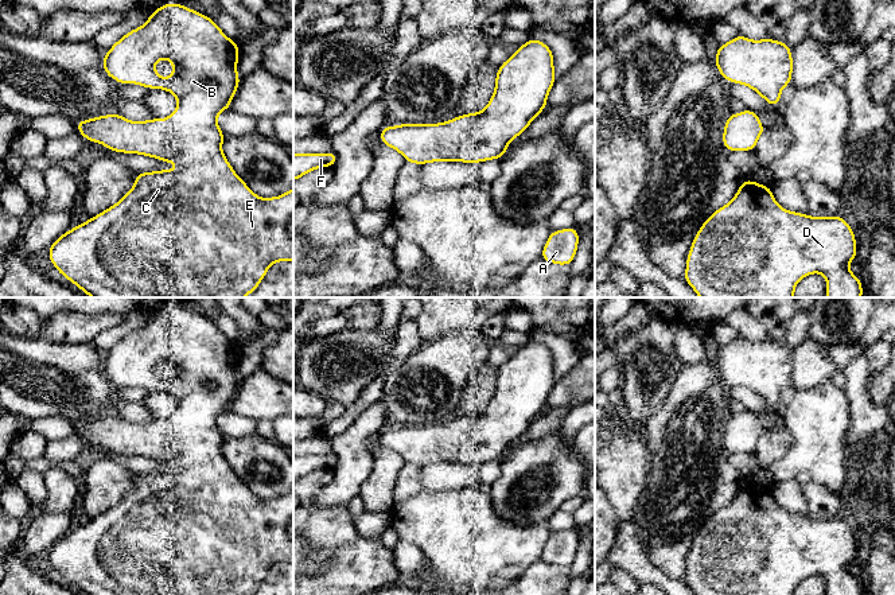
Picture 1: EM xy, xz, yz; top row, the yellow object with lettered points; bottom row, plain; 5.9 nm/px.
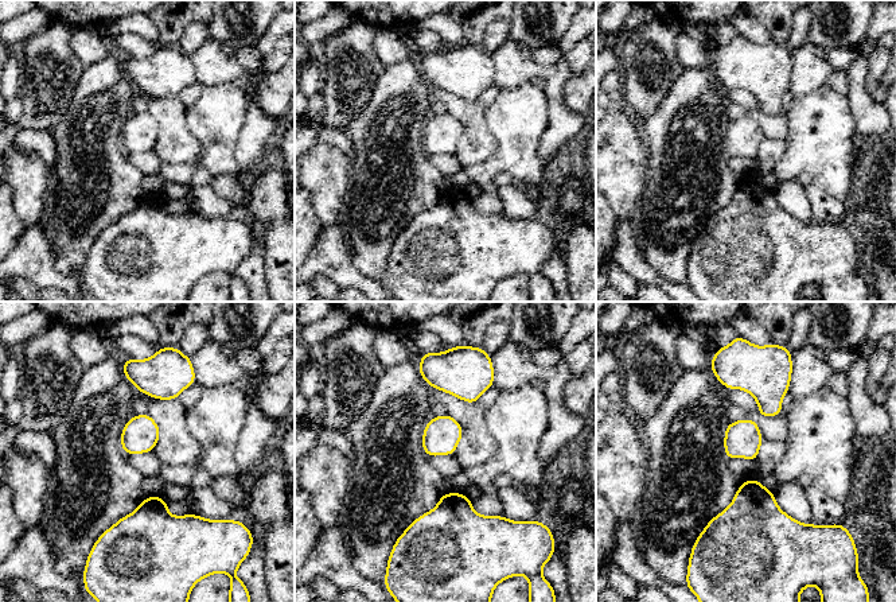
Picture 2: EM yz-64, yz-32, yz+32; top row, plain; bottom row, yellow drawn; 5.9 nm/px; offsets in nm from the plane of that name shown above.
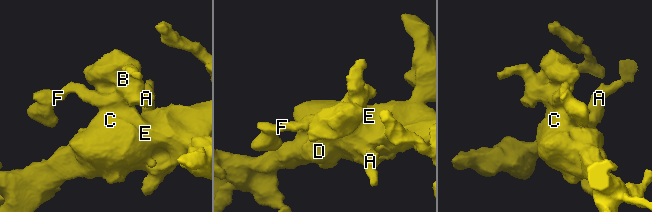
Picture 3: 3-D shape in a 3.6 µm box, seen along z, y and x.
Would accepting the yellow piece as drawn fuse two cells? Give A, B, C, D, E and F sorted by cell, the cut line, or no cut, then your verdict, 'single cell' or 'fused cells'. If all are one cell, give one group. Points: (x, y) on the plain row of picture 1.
A B C D E F | no cut | single cell

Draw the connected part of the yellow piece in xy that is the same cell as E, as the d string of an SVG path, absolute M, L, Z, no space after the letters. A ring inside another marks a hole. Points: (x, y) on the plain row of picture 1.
M168 304L156 310L141 328L127 334L102 358L102 370L112 381L121 386L167 392L176 398L178 408L170 419L141 424L117 415L97 417L77 423L77 432L109 452L178 464L179 470L139 474L133 489L117 505L52 544L48 549L51 565L83 595L253 595L271 567L293 563L293 489L279 498L260 499L234 474L222 454L225 436L217 417L230 411L238 392L238 354L240 347L211 319L179 304ZM160 361L172 363L170 380L155 373Z

